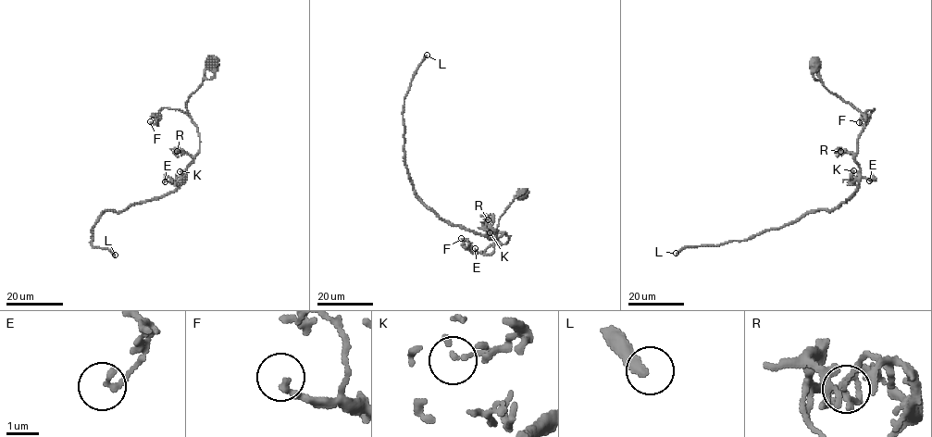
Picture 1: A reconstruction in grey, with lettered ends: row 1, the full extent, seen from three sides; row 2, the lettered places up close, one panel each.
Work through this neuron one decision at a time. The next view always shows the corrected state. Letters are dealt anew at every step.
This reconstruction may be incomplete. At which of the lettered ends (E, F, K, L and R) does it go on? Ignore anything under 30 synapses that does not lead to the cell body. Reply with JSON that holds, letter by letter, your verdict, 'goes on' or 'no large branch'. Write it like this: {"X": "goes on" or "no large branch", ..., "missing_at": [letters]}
{"E": "no large branch", "F": "no large branch", "K": "no large branch", "L": "goes on", "R": "no large branch", "missing_at": ["L"]}

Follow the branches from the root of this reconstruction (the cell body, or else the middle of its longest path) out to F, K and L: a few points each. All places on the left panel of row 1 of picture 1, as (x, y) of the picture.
F: (212, 65), (205, 71), (203, 82), (189, 97), (189, 114), (163, 107), (156, 116), (157, 123), (150, 121)
K: (212, 65), (186, 102), (197, 128), (199, 153), (180, 183), (185, 174), (180, 171)
L: (212, 65), (186, 102), (199, 153), (186, 179), (162, 195), (105, 210), (93, 226), (92, 245), (115, 255)

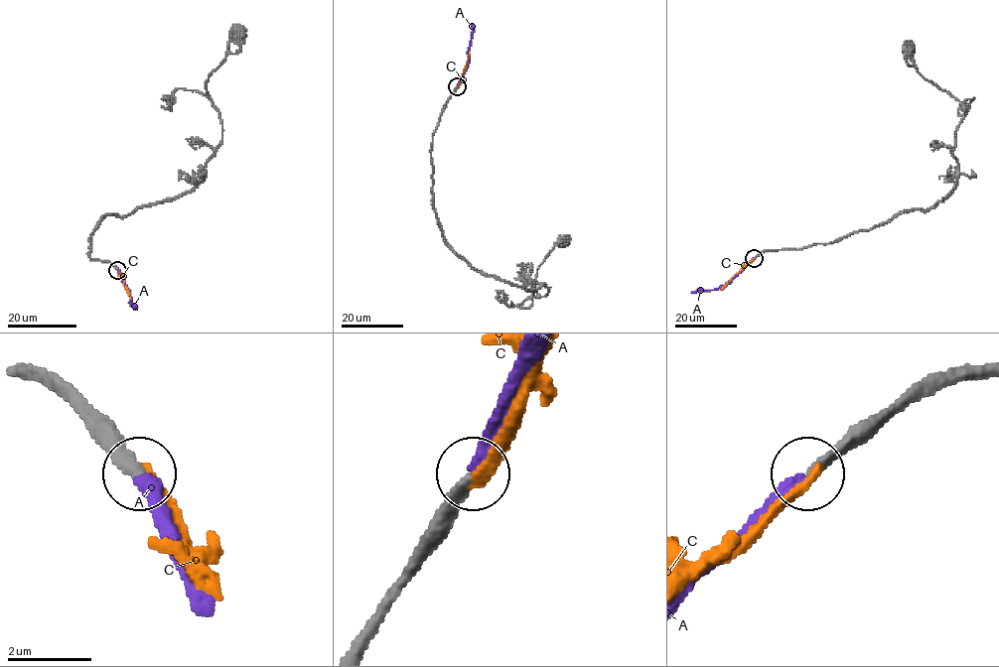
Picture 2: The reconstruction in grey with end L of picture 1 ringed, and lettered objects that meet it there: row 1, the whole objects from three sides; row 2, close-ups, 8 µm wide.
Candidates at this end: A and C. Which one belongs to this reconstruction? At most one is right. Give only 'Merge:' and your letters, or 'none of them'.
Merge: A

